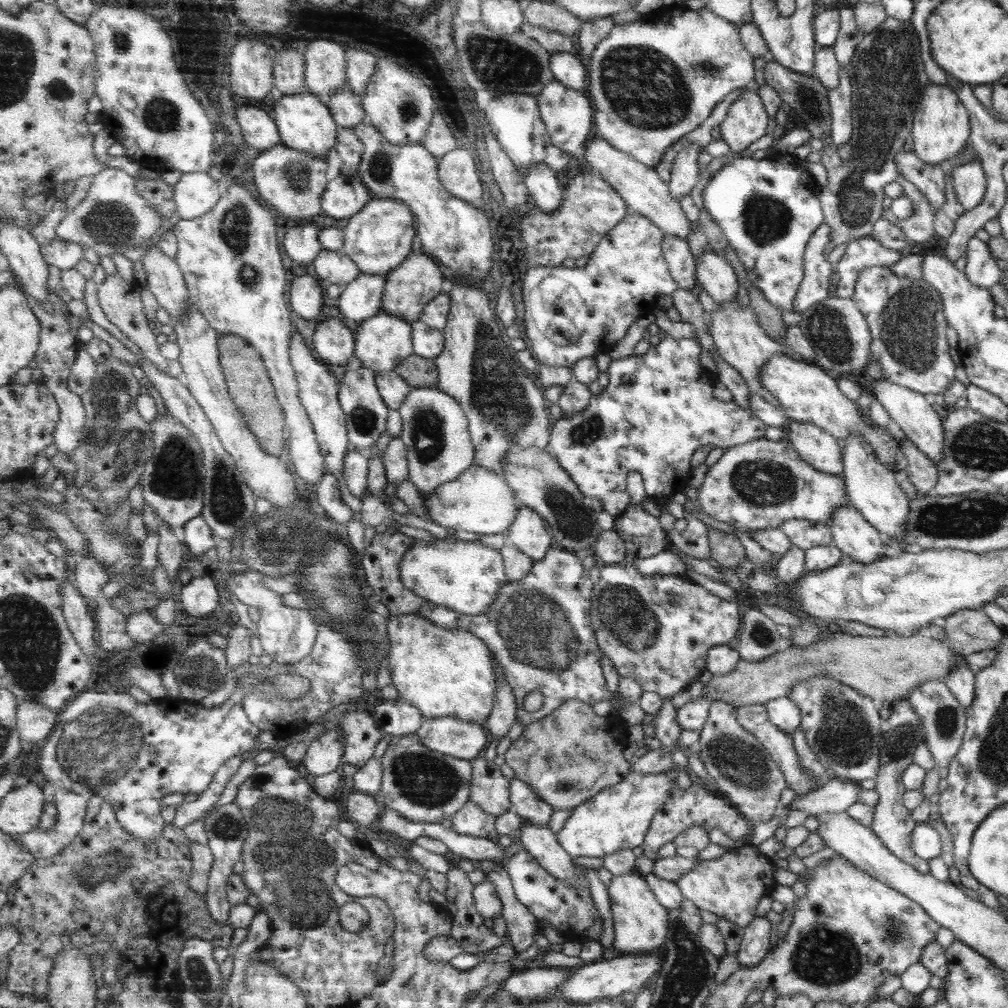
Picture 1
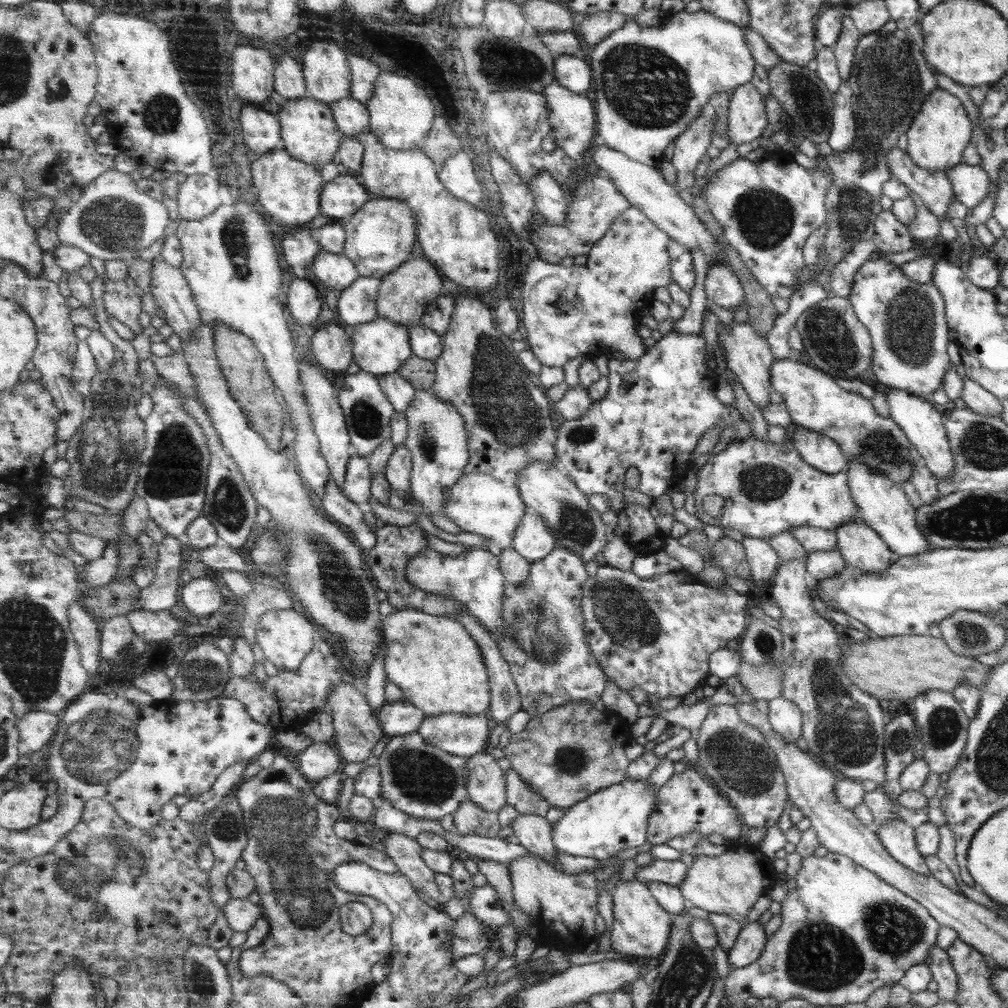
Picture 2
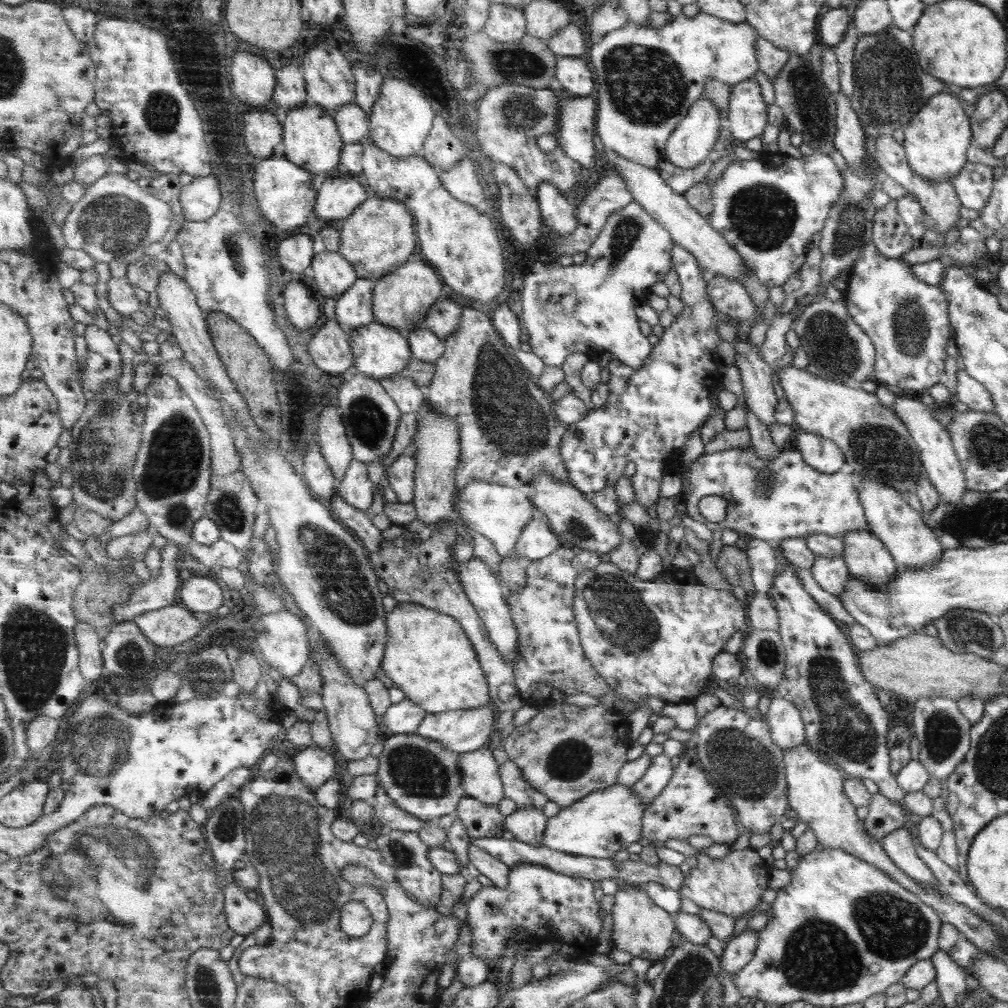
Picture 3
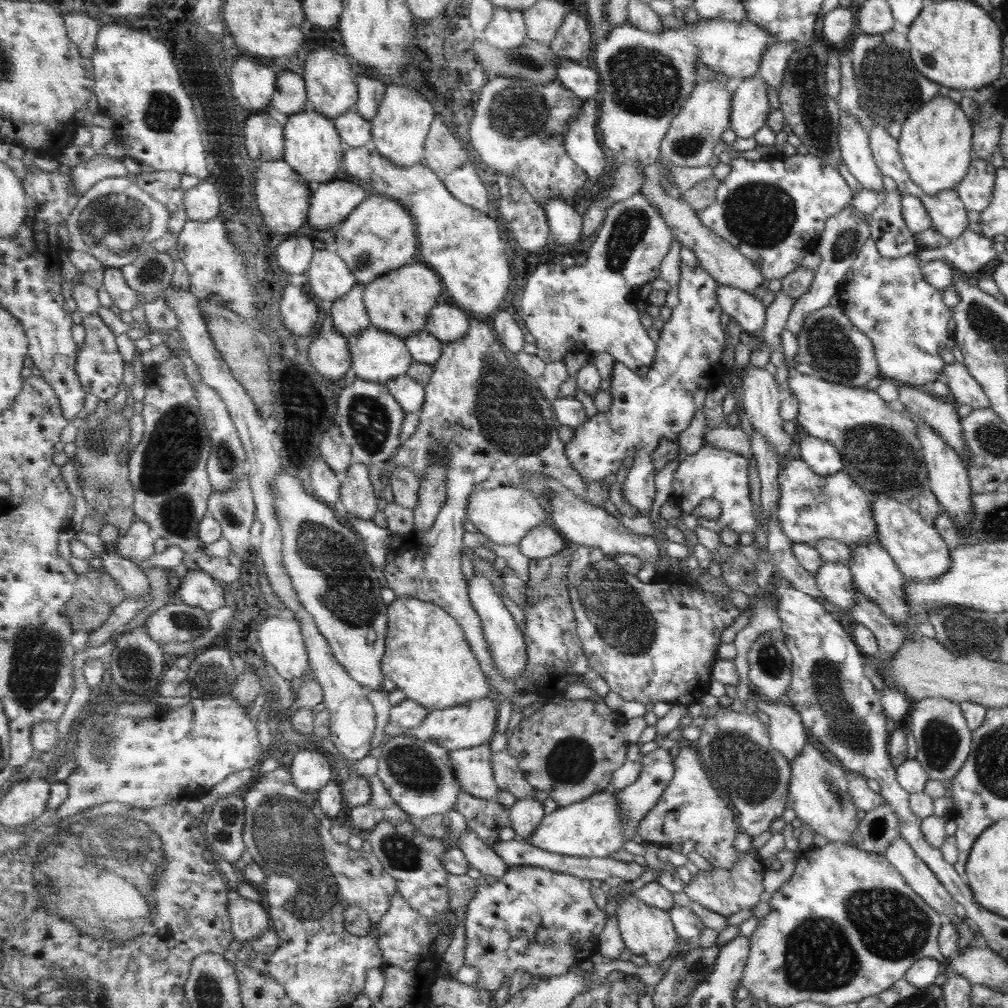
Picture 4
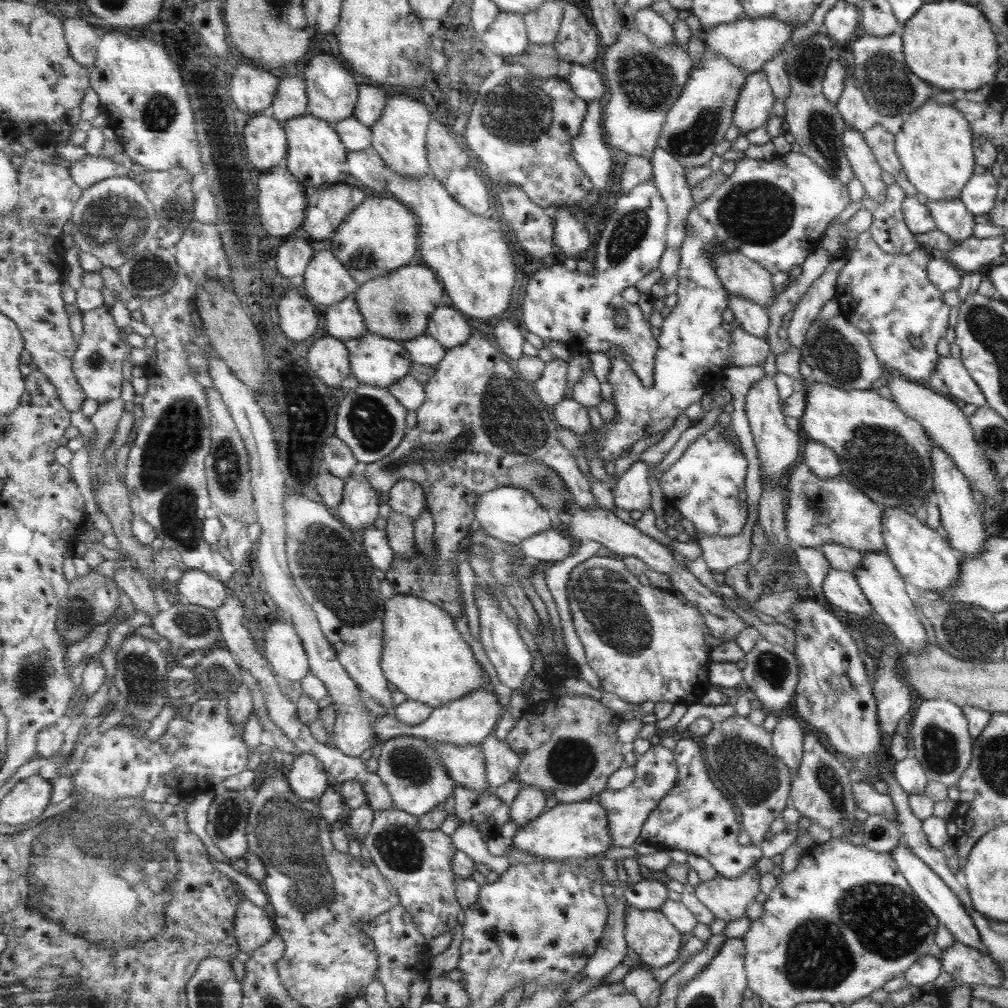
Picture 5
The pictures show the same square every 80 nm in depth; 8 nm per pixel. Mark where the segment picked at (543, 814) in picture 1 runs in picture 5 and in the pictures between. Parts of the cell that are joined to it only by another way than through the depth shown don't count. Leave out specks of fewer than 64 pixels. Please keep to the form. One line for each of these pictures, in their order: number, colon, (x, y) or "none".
2: (520, 795)
3: (518, 788)
4: (508, 773)
5: (502, 762)

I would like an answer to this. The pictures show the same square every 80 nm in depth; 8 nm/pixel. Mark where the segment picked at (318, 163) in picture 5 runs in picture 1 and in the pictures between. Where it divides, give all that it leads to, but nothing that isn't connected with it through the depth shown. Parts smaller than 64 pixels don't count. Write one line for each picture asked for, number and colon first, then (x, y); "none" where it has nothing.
1: (306, 123)
2: (310, 132)
3: (312, 140)
4: (314, 148)

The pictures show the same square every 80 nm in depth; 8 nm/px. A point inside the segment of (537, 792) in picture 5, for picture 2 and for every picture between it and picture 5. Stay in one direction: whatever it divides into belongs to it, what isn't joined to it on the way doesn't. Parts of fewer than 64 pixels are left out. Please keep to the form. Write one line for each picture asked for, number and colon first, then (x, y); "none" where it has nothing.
2: (534, 832)
3: (528, 824)
4: (526, 815)

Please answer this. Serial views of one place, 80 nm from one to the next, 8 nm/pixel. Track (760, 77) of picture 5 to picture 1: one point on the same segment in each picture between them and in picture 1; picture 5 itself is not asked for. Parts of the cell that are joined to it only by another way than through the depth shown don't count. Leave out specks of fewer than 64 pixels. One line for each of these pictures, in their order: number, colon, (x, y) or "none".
1: (745, 121)
2: (746, 118)
3: (746, 111)
4: (748, 106)

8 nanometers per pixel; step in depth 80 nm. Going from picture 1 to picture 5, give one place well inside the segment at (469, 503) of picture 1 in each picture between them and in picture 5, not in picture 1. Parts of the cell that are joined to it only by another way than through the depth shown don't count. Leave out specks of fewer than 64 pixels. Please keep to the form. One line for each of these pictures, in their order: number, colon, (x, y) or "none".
2: (480, 504)
3: (500, 513)
4: (505, 515)
5: (513, 515)

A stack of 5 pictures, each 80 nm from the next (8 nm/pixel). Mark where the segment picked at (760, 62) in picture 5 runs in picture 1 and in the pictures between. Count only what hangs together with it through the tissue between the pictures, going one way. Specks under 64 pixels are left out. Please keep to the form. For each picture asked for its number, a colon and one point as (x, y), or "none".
1: (652, 81)
2: (649, 83)
3: (647, 79)
4: (646, 78)

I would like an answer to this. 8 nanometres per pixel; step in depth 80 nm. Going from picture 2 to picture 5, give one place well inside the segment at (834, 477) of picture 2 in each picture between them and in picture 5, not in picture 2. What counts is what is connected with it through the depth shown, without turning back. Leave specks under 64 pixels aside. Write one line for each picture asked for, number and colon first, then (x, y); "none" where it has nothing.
3: (786, 499)
4: (811, 507)
5: (706, 484)

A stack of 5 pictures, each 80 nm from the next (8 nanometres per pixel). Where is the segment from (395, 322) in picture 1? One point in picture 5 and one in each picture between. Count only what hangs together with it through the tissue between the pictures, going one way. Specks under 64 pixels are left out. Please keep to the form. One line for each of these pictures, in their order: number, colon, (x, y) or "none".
2: (382, 346)
3: (380, 351)
4: (378, 356)
5: (375, 360)

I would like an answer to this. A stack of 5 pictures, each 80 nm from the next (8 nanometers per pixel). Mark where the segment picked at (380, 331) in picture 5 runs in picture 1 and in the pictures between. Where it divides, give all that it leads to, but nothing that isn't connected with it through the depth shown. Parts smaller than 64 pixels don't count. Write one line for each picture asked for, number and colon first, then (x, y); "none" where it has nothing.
1: (417, 280)
2: (405, 294)
3: (402, 299)
4: (401, 302)

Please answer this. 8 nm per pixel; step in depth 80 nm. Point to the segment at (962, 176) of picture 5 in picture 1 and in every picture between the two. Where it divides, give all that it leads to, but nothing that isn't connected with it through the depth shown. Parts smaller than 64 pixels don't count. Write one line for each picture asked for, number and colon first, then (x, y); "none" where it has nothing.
1: (940, 128)
2: (937, 135)
3: (935, 140)
4: (934, 144)

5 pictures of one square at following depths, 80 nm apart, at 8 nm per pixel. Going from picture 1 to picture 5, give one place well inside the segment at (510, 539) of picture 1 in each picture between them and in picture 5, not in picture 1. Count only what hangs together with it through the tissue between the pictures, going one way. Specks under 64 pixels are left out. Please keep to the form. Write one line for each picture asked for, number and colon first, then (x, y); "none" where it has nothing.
2: (534, 540)
3: (538, 541)
4: (544, 542)
5: (550, 547)

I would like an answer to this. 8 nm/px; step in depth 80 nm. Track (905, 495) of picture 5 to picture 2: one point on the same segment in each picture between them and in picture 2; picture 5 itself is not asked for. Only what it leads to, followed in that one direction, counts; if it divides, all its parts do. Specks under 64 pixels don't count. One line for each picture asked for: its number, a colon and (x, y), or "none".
2: (814, 401)
3: (874, 443)
4: (880, 451)

